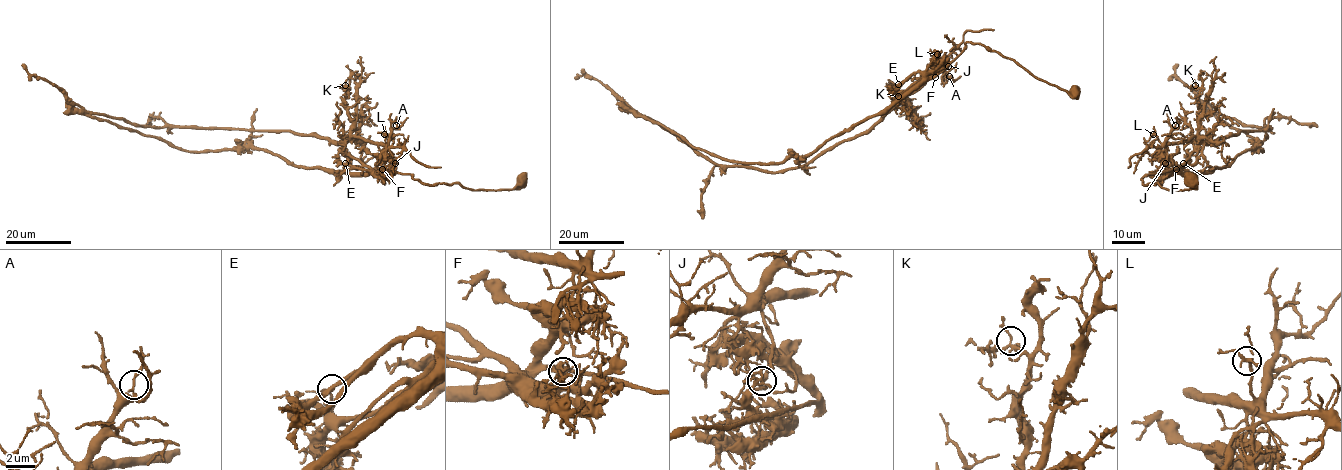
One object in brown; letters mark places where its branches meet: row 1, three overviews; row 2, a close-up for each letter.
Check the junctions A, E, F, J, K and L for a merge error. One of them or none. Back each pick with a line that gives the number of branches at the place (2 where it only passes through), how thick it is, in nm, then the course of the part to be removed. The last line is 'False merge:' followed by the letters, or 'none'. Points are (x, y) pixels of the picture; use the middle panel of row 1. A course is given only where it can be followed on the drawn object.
J: 3 | 180 nm | (948, 66), (937, 66), (868, 129), (808, 162), (778, 172), (714, 164), (597, 80), (575, 78)
False merge: J

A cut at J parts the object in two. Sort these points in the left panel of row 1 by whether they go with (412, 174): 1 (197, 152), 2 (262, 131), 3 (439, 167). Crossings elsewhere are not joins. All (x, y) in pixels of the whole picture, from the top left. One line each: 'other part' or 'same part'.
1: same part
2: other part
3: other part

